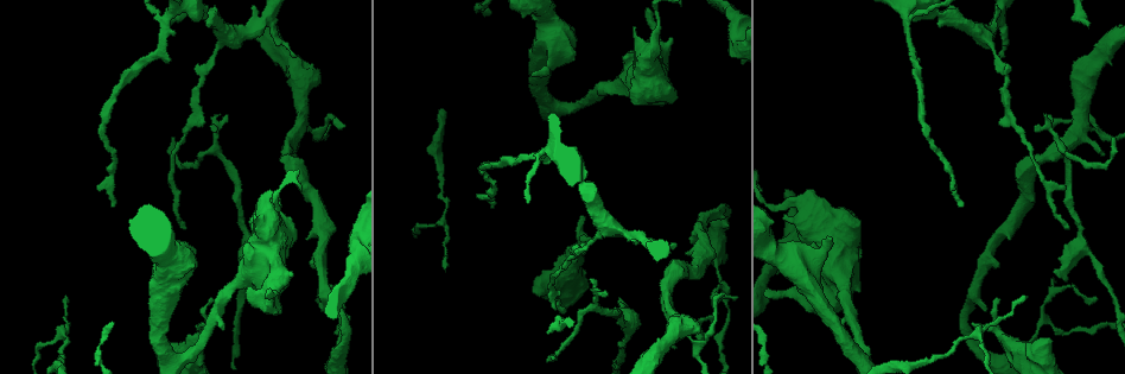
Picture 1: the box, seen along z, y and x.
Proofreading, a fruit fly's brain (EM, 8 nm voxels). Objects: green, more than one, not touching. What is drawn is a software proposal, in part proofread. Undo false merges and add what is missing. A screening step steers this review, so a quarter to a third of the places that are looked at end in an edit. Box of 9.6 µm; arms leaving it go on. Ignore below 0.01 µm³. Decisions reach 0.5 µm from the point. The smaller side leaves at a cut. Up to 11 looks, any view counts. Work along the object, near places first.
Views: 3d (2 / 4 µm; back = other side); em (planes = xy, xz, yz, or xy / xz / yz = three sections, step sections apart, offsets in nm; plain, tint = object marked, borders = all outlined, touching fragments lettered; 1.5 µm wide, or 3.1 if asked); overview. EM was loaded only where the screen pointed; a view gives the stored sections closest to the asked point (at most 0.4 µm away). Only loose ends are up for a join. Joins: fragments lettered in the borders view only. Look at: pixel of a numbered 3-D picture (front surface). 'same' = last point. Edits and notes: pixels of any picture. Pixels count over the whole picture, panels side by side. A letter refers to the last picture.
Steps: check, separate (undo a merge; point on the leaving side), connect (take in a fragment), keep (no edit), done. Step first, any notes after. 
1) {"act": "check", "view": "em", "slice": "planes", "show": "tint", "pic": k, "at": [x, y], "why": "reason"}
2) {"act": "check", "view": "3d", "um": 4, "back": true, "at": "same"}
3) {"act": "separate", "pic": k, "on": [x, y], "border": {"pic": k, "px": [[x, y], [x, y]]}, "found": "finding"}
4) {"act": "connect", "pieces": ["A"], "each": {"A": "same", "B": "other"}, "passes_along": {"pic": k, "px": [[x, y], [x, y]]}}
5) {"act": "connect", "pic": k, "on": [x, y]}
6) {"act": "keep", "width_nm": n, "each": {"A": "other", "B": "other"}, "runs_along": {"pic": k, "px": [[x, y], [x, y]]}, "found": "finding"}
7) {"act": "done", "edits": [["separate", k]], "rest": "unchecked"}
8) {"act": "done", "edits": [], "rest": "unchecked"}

{"act": "check", "view": "em", "slice": "xz", "step": 4, "show": "borders", "pic": 1, "at": [1085, 25], "why": "free end"}

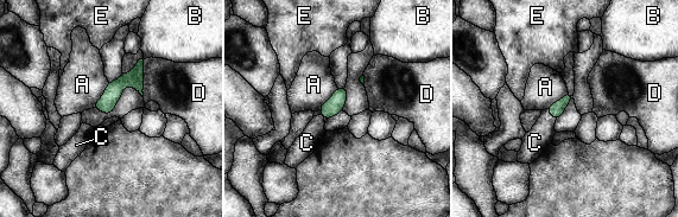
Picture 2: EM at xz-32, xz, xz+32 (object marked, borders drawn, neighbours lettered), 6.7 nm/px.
{"act": "connect", "pieces": ["C"], "each": {"A": "other", "B": "other", "C": "same", "D": "other", "E": "other"}, "passes_along": {"pic": 2, "px": [[556, 109], [551, 115], [534, 142]]}, "found": "it goes on there"}

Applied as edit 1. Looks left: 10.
{"act": "check", "view": "em", "slice": "planes", "show": "tint", "pic": 1, "at": [297, 156], "why": "free end"}

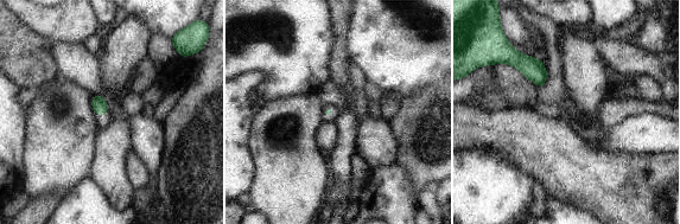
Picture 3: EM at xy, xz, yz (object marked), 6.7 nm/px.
{"act": "check", "view": "em", "slice": "planes", "show": "borders", "at": "same", "why": "see the neighbours"}

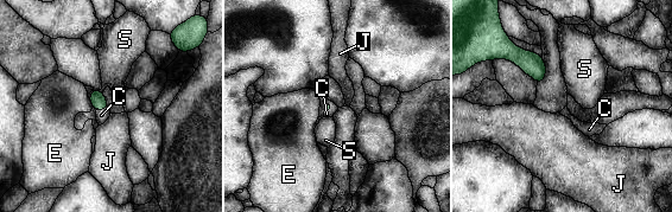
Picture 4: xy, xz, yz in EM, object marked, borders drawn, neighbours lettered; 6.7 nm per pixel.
{"act": "connect", "pieces": ["C"], "longest_contact_nm": ["C", 90], "each": {"C": "same", "E": "other", "J": "other", "S": "other"}, "passes_along": {"pic": 4, "px": [[97, 98], [102, 109], [101, 115]]}, "found": "the cell continues"}

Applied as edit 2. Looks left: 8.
{"act": "check", "view": "overview", "why": "redraw"}

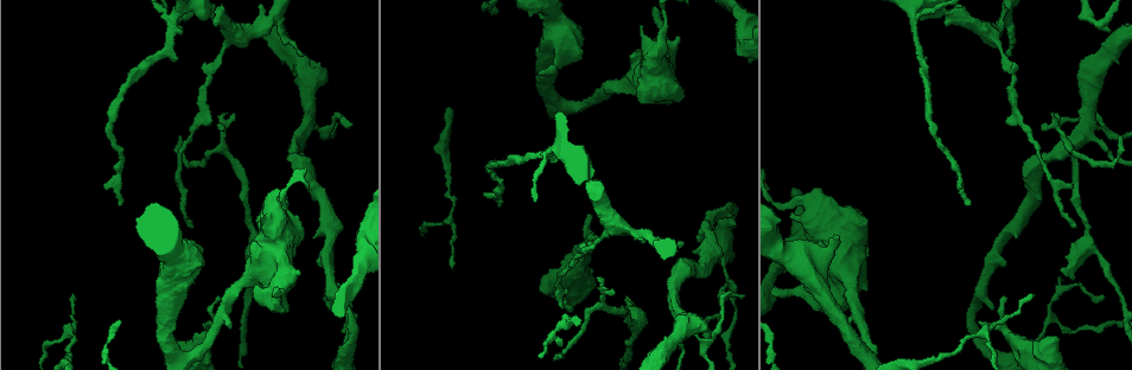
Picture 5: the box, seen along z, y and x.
{"act": "check", "view": "3d", "um": 4, "pic": 5, "at": [220, 297]}

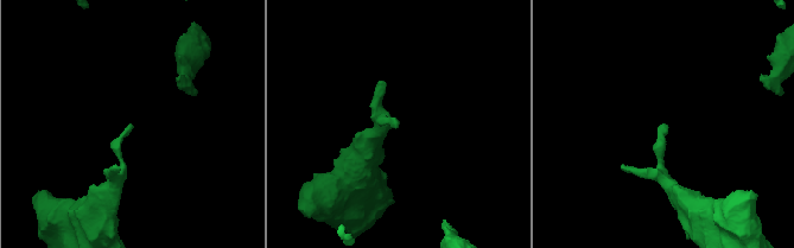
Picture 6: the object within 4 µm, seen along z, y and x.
{"act": "check", "view": "em", "slice": "planes", "show": "borders", "pic": 6, "at": [130, 128], "why": "need the tissue"}

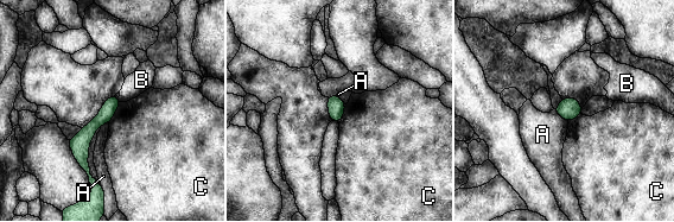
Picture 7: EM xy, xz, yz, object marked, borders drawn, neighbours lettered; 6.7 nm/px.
{"act": "keep", "width_nm": 100, "each": {"A": "other", "B": "other", "C": "other"}, "runs_along": {"pic": 7, "px": [[114, 100], [82, 140], [86, 166]]}, "found": "none of them fits"}

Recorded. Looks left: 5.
{"act": "check", "view": "3d", "um": 2, "pic": 5, "at": [119, 205], "why": "free end"}

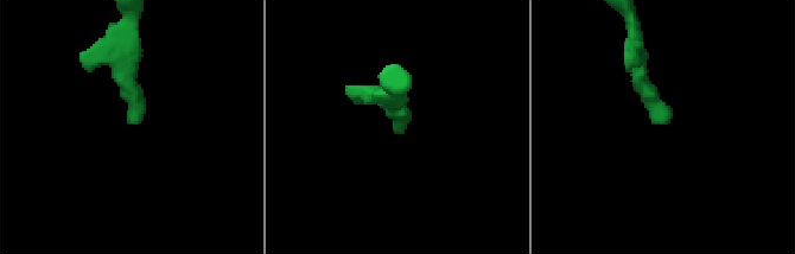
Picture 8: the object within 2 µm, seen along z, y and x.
{"act": "check", "view": "em", "slice": "planes", "show": "borders", "pic": 8, "at": [671, 113]}

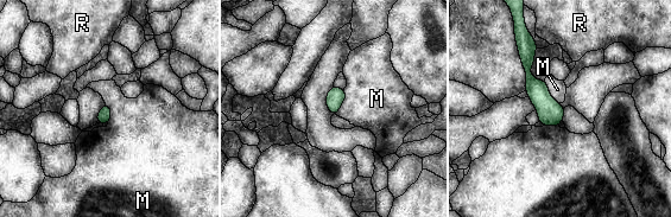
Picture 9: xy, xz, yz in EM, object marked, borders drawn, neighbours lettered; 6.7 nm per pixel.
{"act": "keep", "each": {"M": "other", "R": "other"}, "runs_along": {"pic": 9, "px": [[525, 52], [530, 81], [556, 122]]}, "found": "no lettered fragment goes on from it"}

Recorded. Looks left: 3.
{"act": "done", "edits": [["connect", 2], ["connect", 4]], "rest": "unchecked"}

